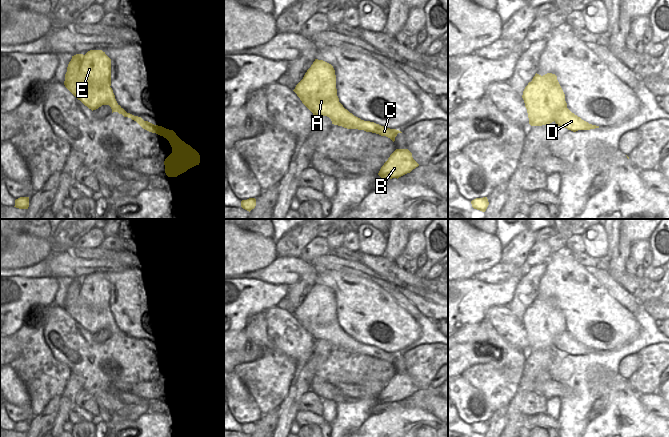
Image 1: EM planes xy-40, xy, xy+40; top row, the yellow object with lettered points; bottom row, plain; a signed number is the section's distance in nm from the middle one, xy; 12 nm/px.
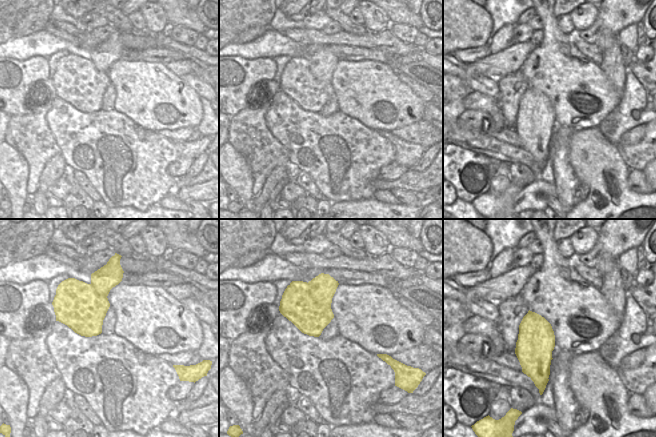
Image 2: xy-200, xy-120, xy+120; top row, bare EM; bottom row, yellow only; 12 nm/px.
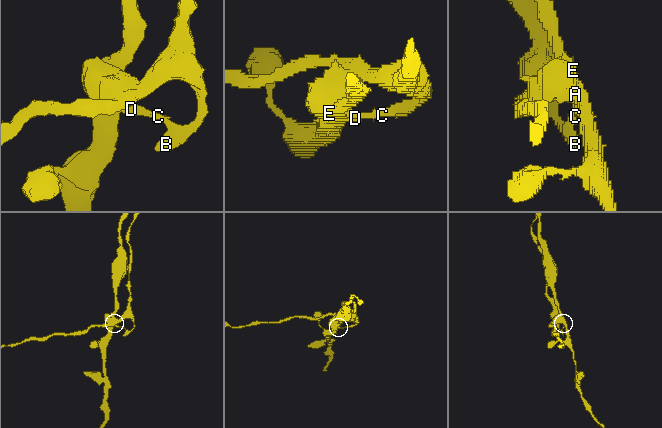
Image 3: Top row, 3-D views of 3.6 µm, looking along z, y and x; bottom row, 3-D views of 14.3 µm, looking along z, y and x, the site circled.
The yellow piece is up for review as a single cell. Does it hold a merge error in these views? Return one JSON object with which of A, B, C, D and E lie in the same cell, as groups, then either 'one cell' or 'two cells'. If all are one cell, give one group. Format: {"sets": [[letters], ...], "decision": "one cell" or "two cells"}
{"sets": [["A", "E"], ["B", "C", "D"]], "decision": "two cells"}

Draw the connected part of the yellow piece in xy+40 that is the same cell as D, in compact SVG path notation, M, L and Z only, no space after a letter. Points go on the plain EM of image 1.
M568 332L561 334L560 337L555 340L555 347L558 350L567 352L573 356L578 354L599 352L599 350L589 348L588 346L582 344L580 341L572 337Z

